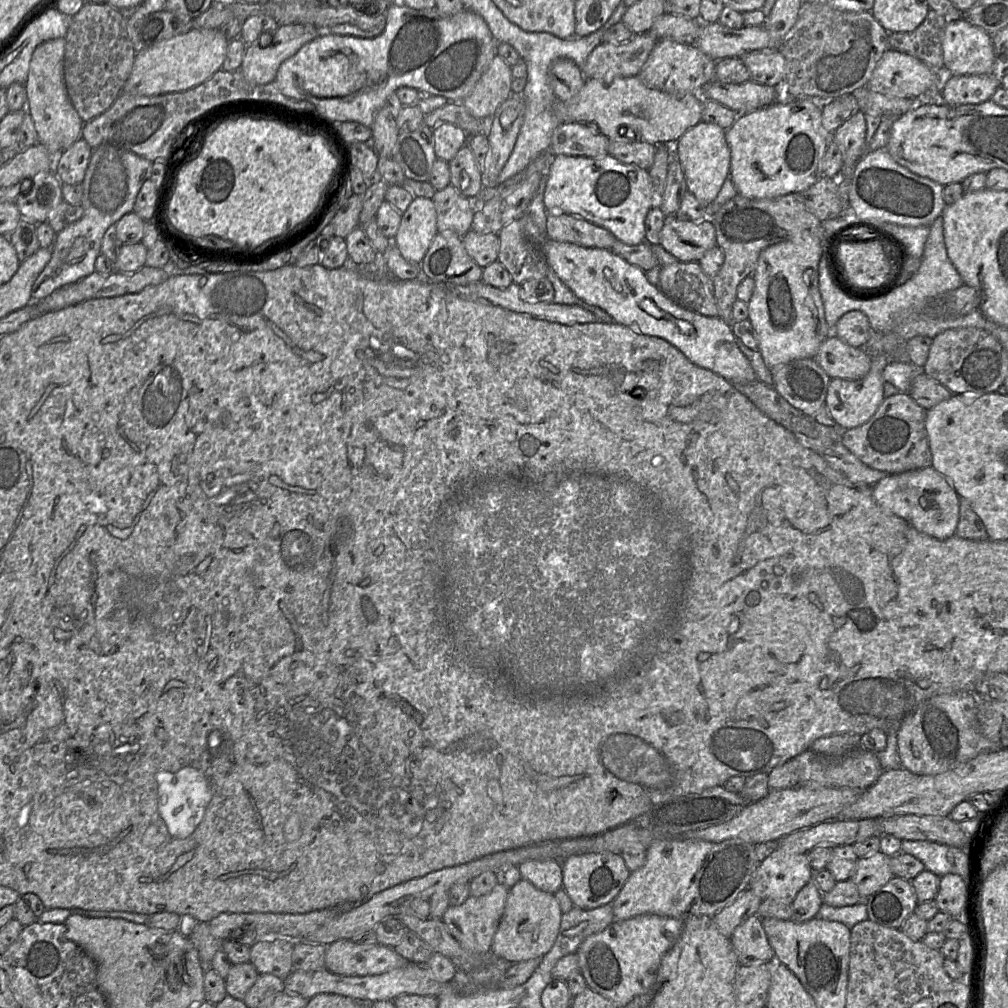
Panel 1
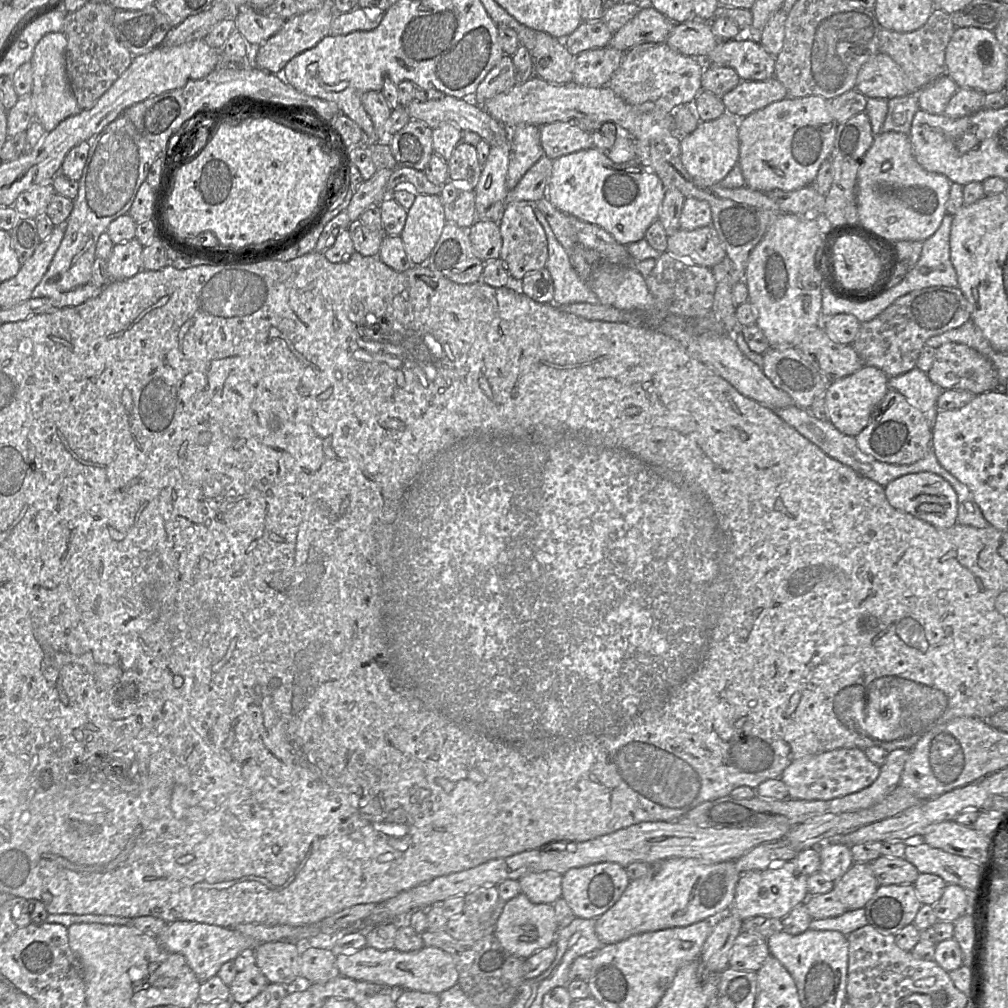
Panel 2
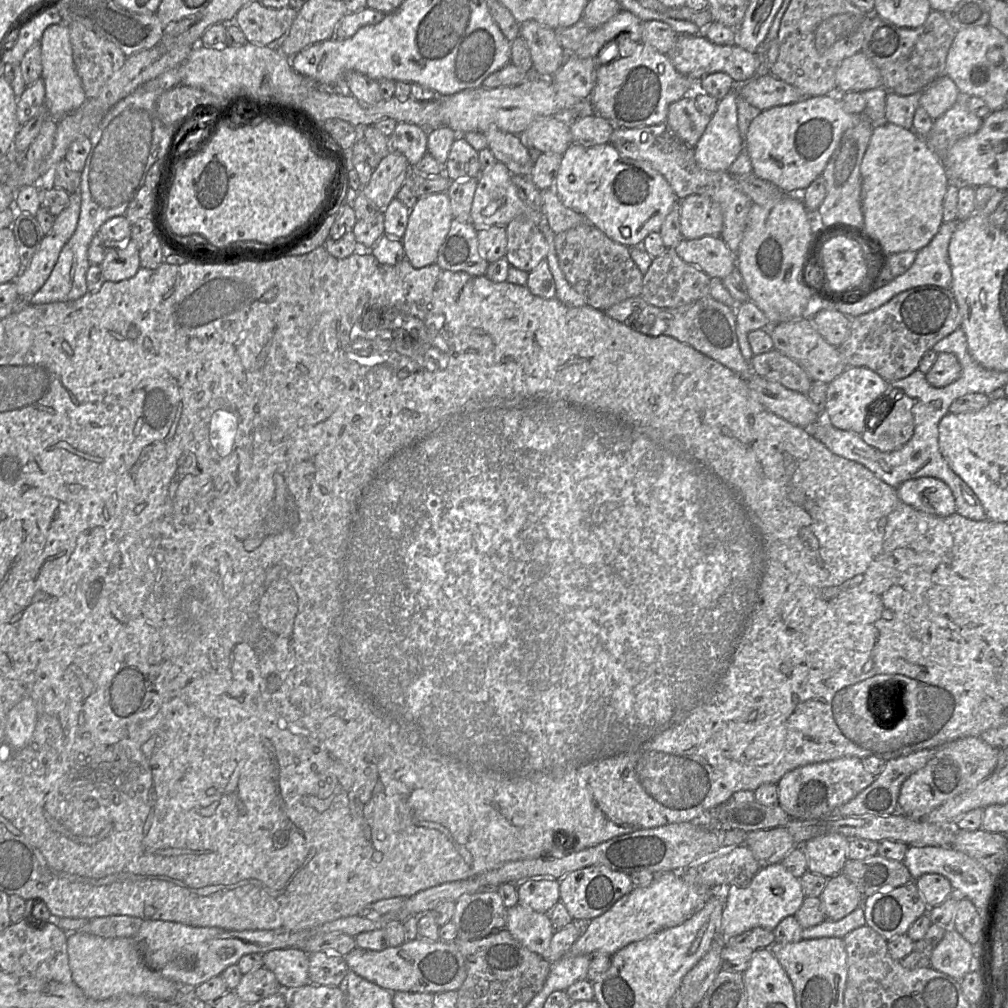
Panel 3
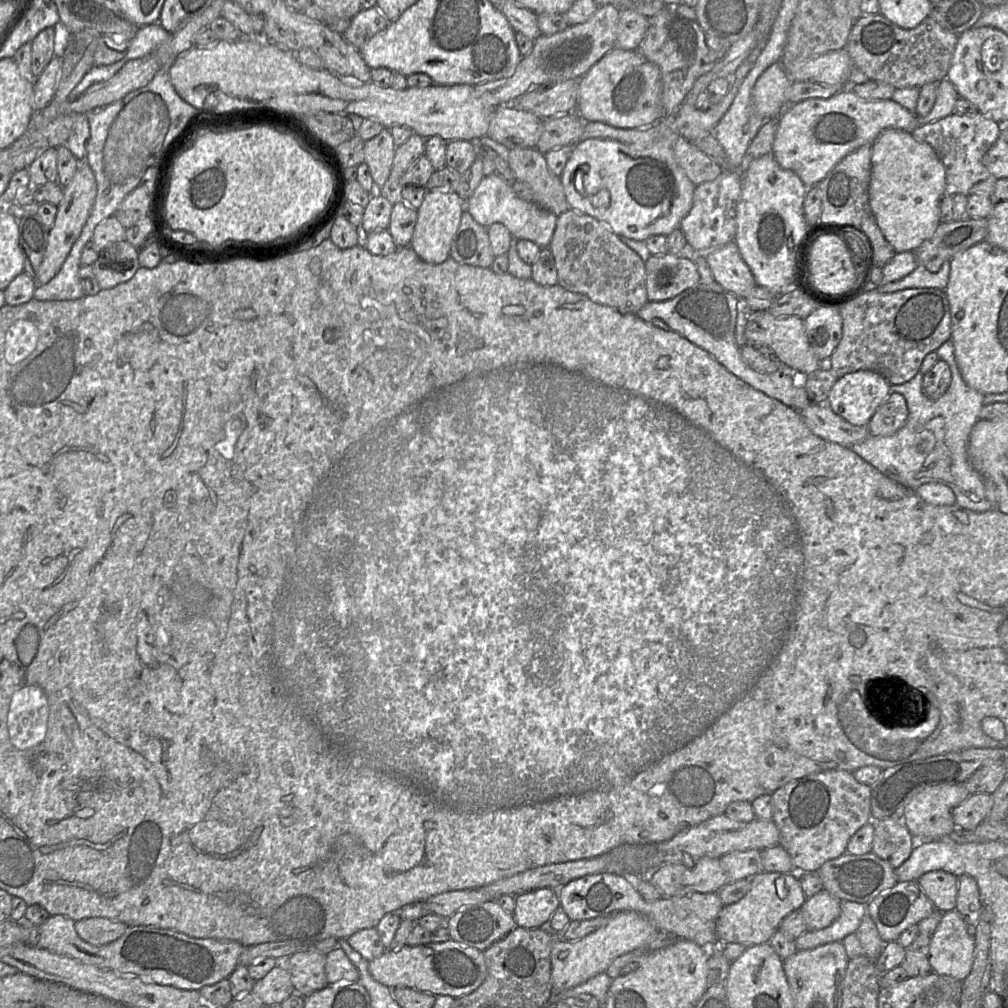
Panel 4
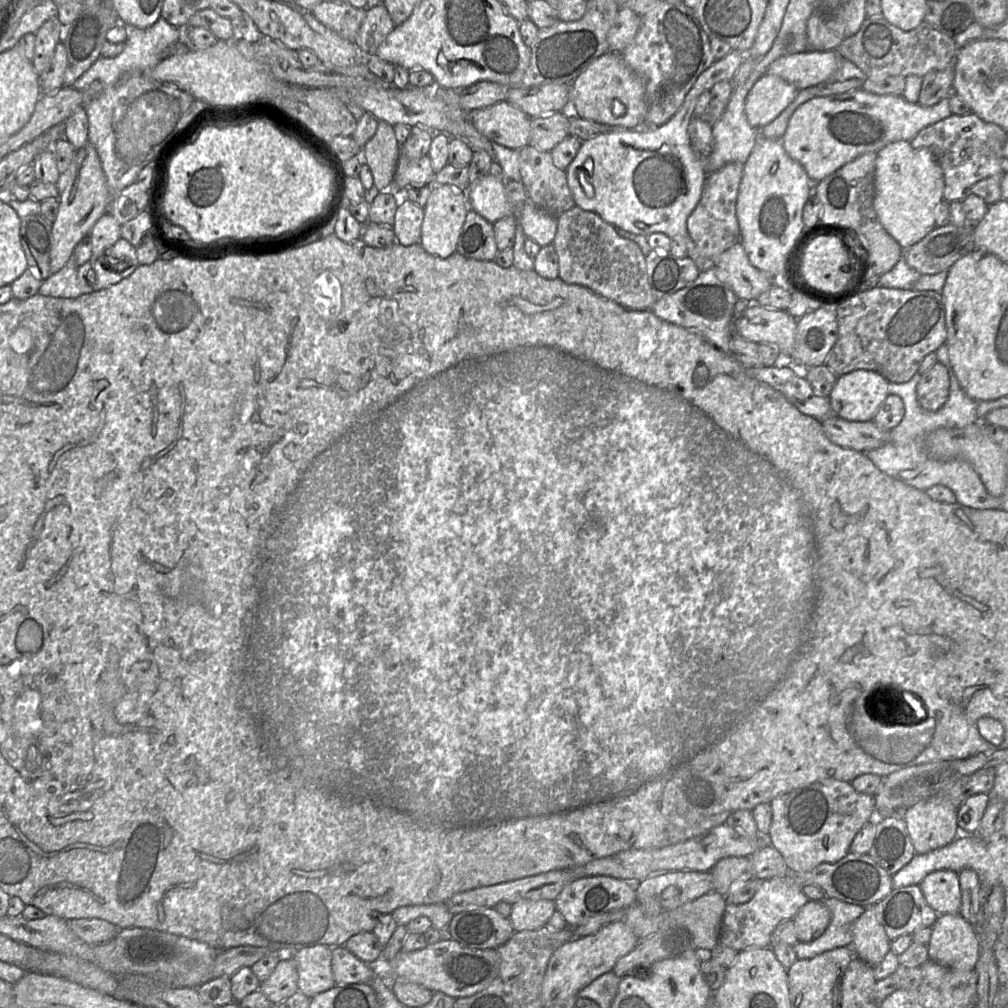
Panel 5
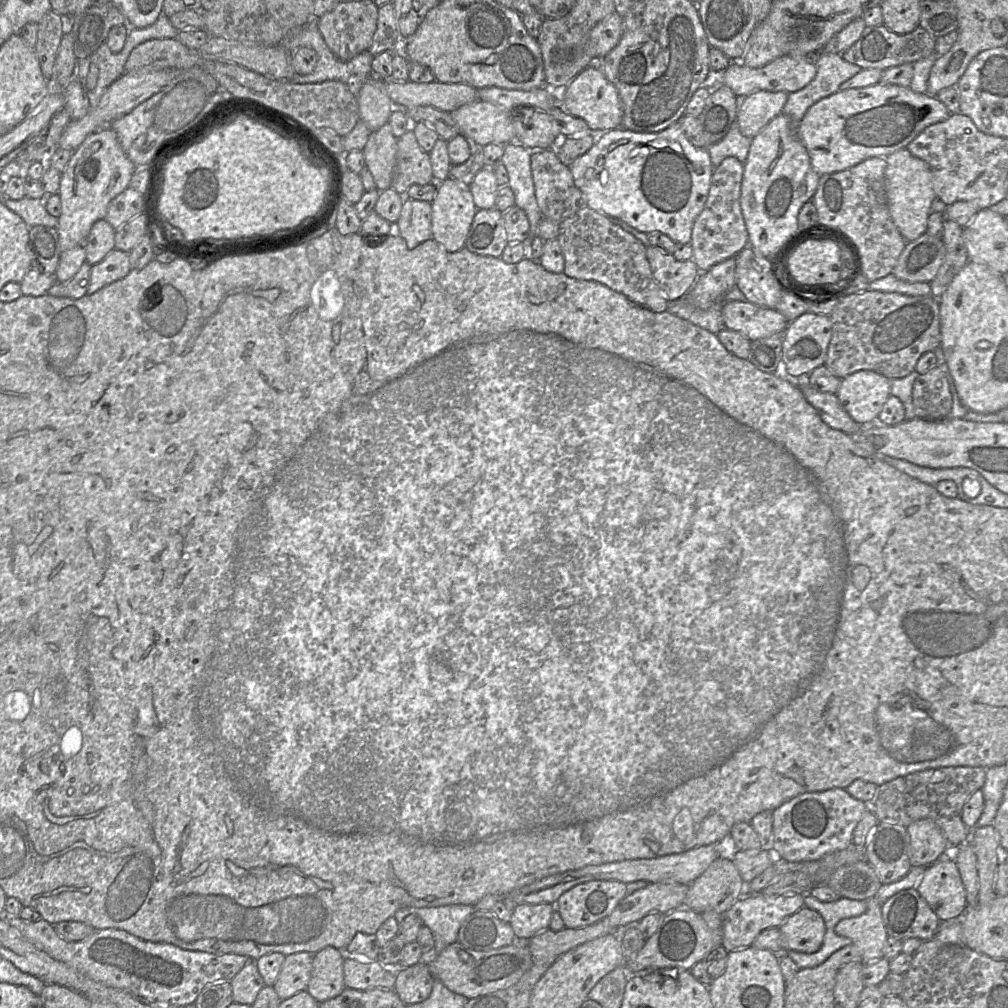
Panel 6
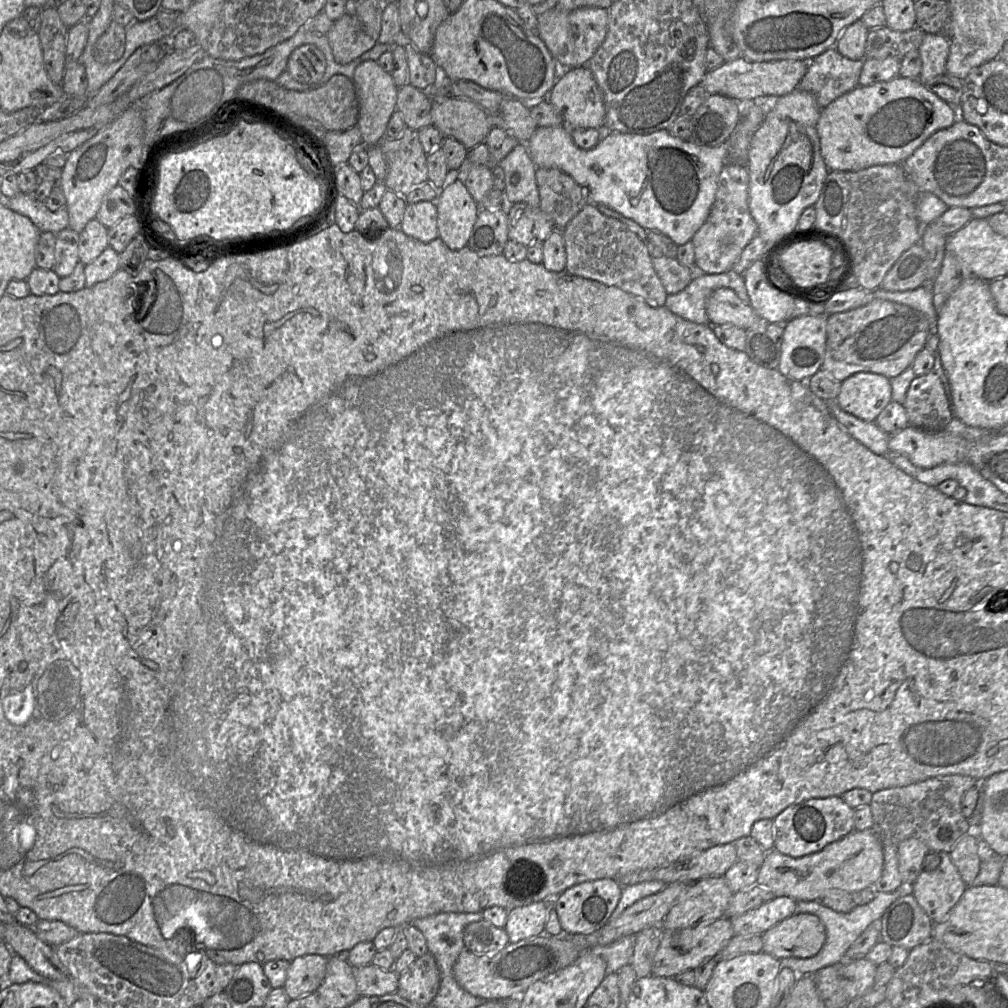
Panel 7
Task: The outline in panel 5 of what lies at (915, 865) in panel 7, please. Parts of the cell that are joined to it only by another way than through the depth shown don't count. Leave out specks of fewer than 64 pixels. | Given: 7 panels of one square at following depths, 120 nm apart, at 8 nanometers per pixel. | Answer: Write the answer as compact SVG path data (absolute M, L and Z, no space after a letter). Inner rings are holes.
M931 797L903 811L917 854L925 854L953 842L959 835L958 808L948 799Z

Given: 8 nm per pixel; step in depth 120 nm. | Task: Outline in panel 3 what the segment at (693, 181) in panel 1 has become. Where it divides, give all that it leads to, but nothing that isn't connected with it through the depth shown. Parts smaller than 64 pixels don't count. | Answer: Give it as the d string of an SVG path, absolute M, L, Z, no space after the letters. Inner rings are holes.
M738 89L718 102L703 135L693 147L697 164L709 171L728 171L744 149L738 129Z

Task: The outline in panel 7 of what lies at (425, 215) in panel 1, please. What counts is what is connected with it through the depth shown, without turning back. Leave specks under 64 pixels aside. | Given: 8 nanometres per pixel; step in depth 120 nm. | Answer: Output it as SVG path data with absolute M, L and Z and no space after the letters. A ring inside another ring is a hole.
M462 180L438 189L438 235L448 248L459 250L468 240L479 214L479 204L472 198Z

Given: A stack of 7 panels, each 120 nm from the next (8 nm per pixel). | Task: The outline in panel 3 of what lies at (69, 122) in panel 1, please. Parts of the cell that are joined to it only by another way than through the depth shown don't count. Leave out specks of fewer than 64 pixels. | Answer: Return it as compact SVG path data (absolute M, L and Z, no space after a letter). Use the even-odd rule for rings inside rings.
M63 22L45 29L40 41L42 73L45 85L45 107L48 116L60 120L65 115L75 112L86 100L81 79L75 69L68 25Z

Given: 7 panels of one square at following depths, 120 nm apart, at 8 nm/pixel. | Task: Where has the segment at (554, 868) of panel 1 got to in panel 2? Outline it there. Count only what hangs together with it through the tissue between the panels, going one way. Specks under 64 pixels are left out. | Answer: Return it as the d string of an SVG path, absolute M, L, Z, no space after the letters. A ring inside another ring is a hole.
M533 872L518 879L521 893L533 903L553 904L562 897L562 875Z

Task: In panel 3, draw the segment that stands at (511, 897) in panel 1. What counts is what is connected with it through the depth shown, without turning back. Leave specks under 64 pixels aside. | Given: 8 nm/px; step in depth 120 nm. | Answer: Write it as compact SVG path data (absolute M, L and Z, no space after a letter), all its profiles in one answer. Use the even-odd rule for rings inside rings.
M520 903L507 908L505 928L522 945L541 956L549 949L555 932L549 914L536 912Z

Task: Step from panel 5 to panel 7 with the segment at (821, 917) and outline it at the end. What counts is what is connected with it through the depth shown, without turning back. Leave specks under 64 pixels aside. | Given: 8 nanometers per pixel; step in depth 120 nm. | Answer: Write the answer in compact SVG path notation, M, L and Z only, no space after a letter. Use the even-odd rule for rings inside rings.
M793 914L761 934L762 952L782 959L808 958L817 954L826 940L822 921L814 914Z

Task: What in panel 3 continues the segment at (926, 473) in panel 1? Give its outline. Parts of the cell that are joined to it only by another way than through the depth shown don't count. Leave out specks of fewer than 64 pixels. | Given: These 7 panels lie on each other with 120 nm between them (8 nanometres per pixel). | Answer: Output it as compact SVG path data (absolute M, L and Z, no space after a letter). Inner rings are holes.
M921 477L907 480L896 490L902 502L919 511L939 517L948 517L956 513L953 493L939 479Z

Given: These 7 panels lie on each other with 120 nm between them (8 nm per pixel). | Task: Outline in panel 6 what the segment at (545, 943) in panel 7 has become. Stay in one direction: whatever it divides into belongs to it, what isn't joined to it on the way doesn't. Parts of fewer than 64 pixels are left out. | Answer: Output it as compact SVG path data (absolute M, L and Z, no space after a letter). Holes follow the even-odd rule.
M454 942L439 954L426 957L428 968L435 980L443 983L450 991L468 999L483 996L516 984L532 966L532 957L526 942L514 942L502 948L476 951Z

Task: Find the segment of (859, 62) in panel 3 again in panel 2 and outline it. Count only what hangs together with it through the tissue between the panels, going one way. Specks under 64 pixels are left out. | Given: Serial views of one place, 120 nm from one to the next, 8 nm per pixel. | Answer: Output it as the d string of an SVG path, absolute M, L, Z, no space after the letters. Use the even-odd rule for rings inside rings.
M877 53L862 66L855 89L867 98L887 100L909 94L904 72L885 53Z

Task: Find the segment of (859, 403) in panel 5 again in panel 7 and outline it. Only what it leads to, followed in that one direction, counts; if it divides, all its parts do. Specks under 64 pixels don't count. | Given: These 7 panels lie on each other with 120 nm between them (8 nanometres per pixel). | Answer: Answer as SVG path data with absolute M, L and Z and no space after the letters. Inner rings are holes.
M857 372L841 382L836 403L845 412L867 422L875 422L879 413L892 401L890 380L873 372Z

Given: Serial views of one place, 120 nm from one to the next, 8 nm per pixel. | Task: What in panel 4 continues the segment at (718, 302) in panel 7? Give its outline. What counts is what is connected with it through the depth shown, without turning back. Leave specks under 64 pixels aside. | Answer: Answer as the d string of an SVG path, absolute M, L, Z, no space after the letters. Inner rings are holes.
M766 310L750 311L745 336L751 345L756 342L769 346L781 365L793 369L799 375L807 376L823 367L823 361L816 356L807 339L804 319L798 316L774 317Z

